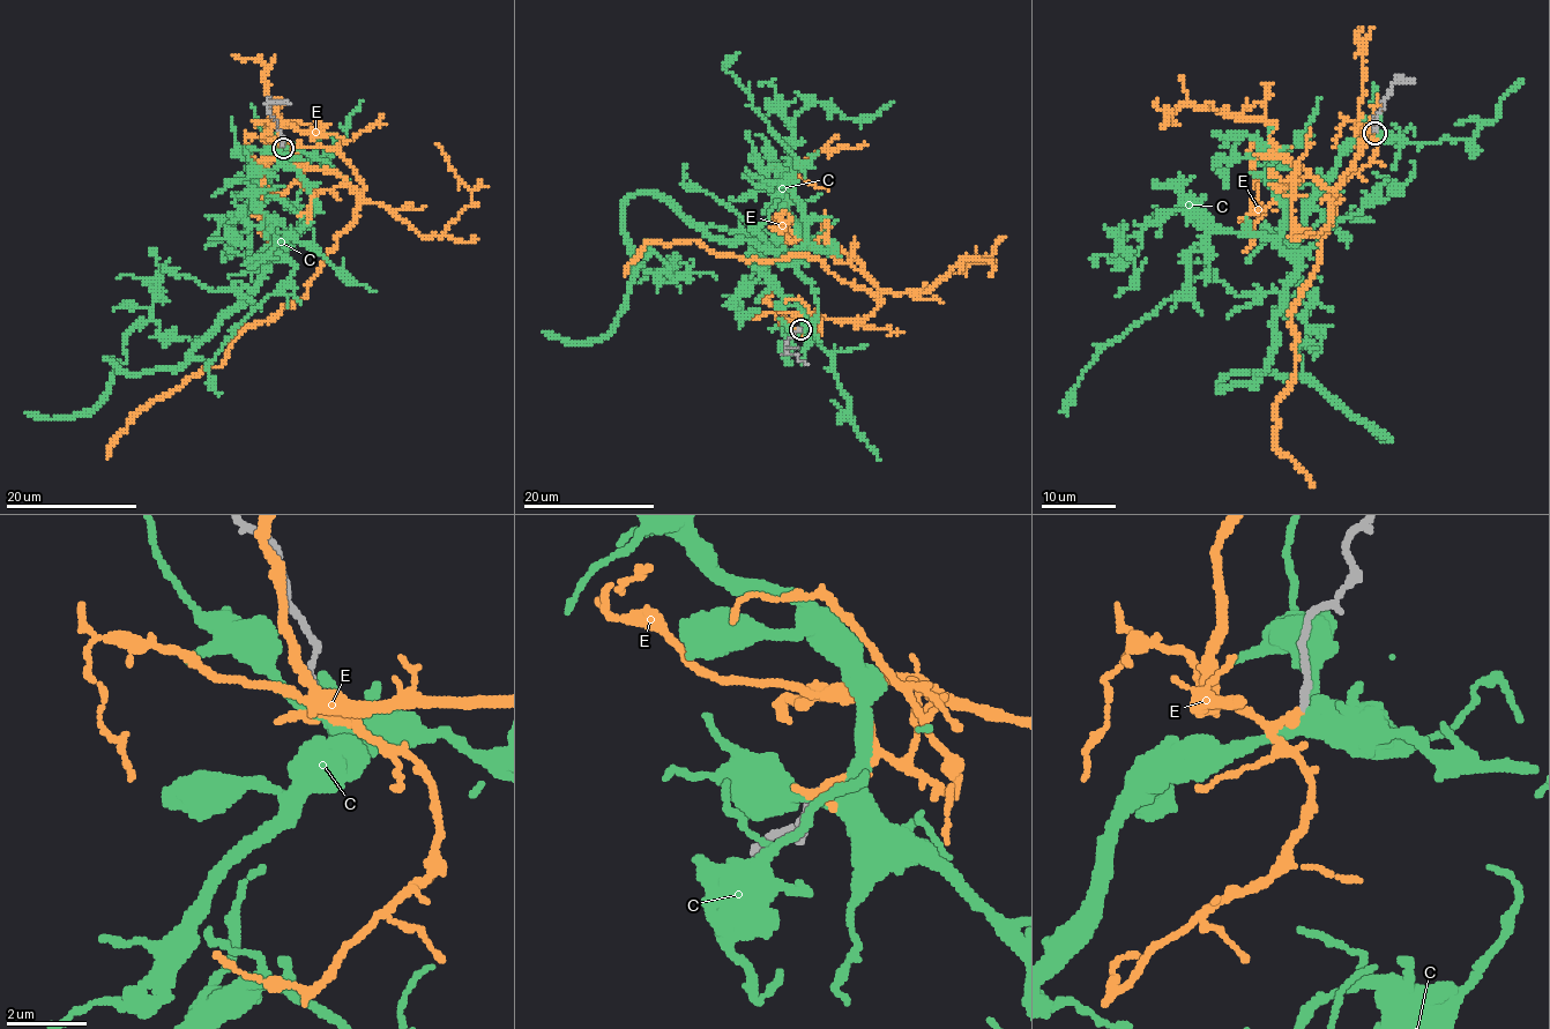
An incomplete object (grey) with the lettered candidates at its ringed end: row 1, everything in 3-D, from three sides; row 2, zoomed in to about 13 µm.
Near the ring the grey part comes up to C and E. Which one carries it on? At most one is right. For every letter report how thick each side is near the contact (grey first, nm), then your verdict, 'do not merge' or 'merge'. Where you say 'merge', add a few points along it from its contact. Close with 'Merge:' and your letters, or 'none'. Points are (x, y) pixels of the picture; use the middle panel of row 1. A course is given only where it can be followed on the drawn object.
C: 170/380 nm | do not merge
E: 170/320 nm | do not merge
Merge: none

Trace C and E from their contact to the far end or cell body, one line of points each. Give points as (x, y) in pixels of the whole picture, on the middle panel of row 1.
C: (800, 330), (804, 310), (762, 270), (774, 253), (651, 193), (625, 206), (617, 322), (595, 341), (543, 330)
E: (800, 329), (809, 313), (862, 319), (879, 299), (819, 259), (745, 260), (692, 240), (648, 240), (623, 276)

